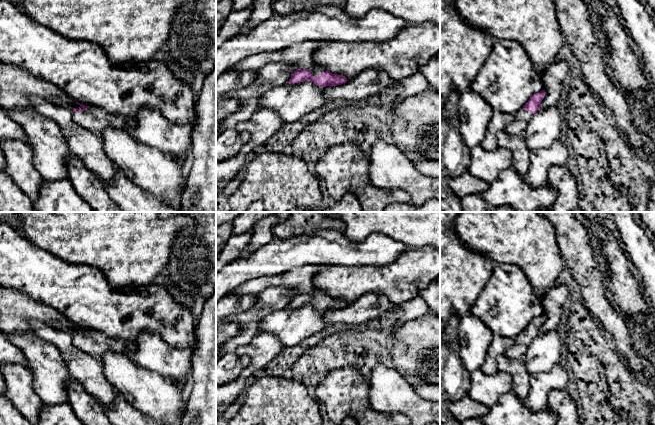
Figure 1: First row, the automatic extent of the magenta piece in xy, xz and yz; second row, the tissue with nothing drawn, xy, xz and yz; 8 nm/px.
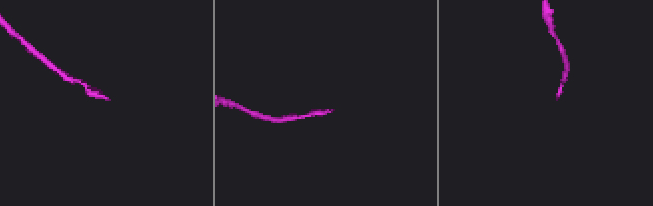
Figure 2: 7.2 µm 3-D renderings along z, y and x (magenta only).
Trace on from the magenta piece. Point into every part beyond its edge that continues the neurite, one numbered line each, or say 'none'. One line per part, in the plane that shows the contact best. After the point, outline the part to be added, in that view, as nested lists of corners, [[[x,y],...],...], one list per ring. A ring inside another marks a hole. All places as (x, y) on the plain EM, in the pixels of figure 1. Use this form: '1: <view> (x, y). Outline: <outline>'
1: xz (315, 295). Outline: [[[313,290],[312,292],[310,292],[310,295],[312,300],[320,300],[322,296],[326,296],[327,294],[325,292]]]

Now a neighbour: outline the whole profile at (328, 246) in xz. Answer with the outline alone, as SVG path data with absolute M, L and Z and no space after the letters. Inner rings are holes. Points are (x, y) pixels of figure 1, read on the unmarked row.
M325 229L291 239L274 237L249 255L244 254L216 271L216 304L245 282L275 276L306 265L384 267L409 247L373 233L361 242L348 240L341 231Z

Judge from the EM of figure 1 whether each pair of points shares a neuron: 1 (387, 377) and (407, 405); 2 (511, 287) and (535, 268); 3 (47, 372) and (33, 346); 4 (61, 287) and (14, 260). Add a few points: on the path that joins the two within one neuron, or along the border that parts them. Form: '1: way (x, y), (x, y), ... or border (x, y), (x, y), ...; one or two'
1: way (387, 384), (400, 398); one
2: border (506, 263), (517, 265), (522, 270), (537, 296); two
3: way (47, 366), (44, 359), (37, 352); one
4: way (49, 280), (26, 268); one

